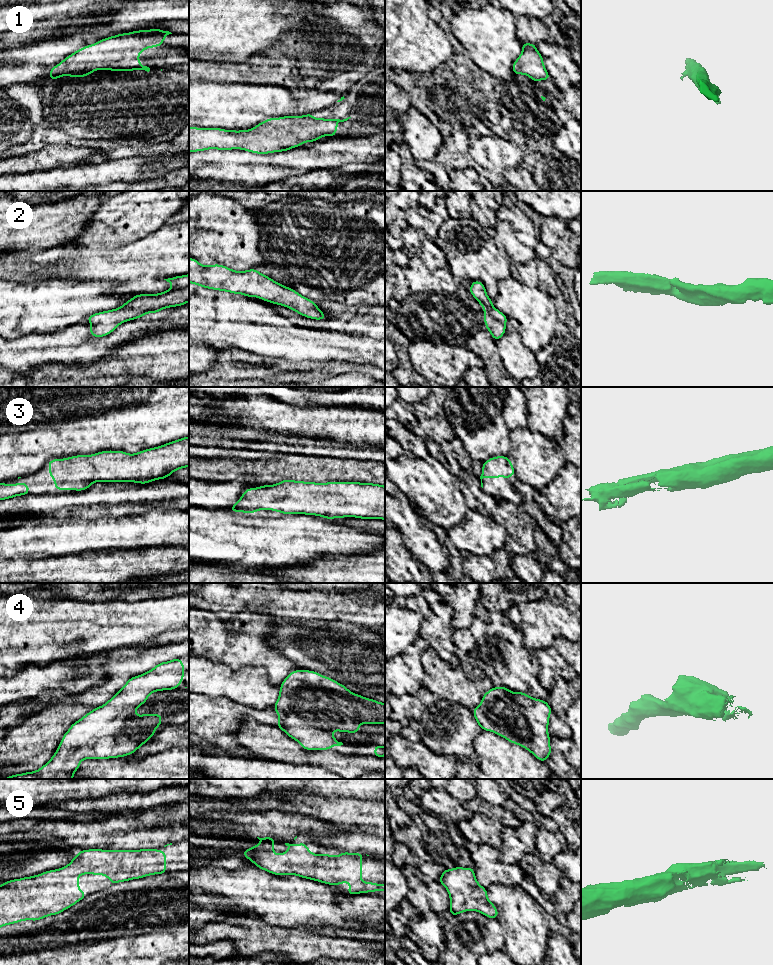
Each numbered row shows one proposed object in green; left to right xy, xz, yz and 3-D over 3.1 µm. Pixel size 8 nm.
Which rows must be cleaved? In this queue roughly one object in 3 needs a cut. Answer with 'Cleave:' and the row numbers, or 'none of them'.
Cleave: none of them

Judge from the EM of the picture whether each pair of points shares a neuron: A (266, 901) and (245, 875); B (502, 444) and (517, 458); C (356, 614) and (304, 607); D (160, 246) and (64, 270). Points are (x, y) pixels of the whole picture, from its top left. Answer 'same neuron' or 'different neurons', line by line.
A: same neuron
B: different neurons
C: same neuron
D: same neuron

